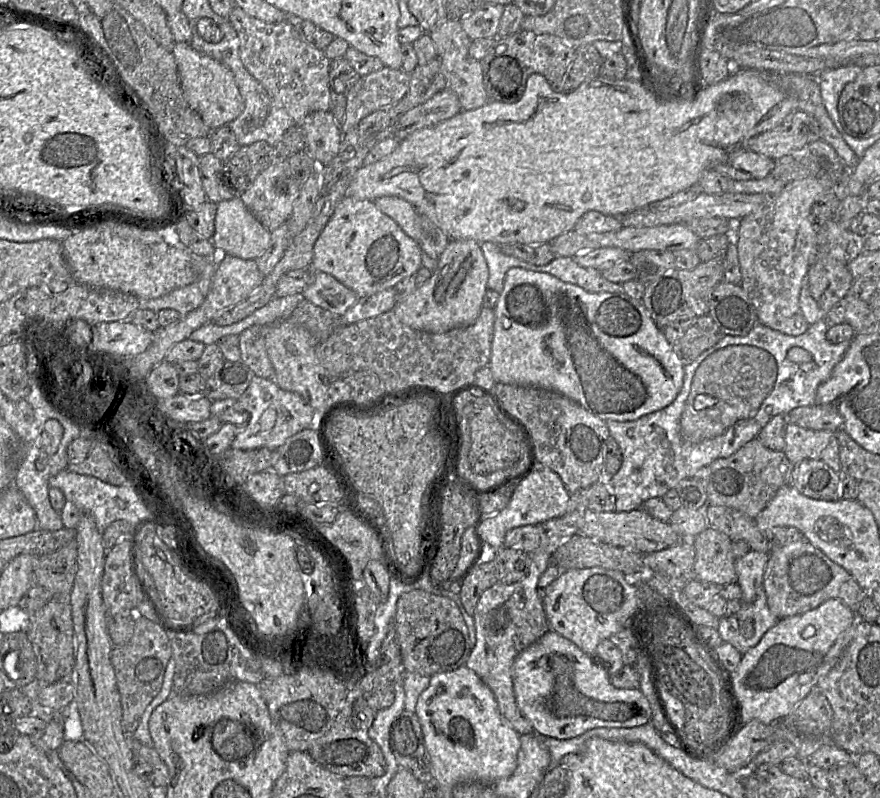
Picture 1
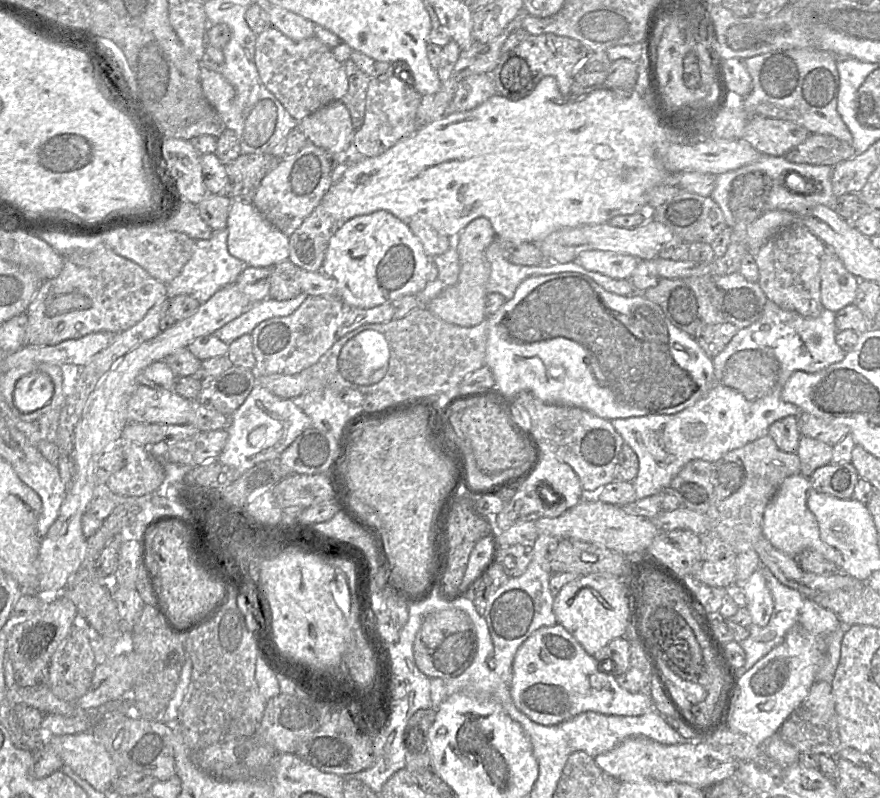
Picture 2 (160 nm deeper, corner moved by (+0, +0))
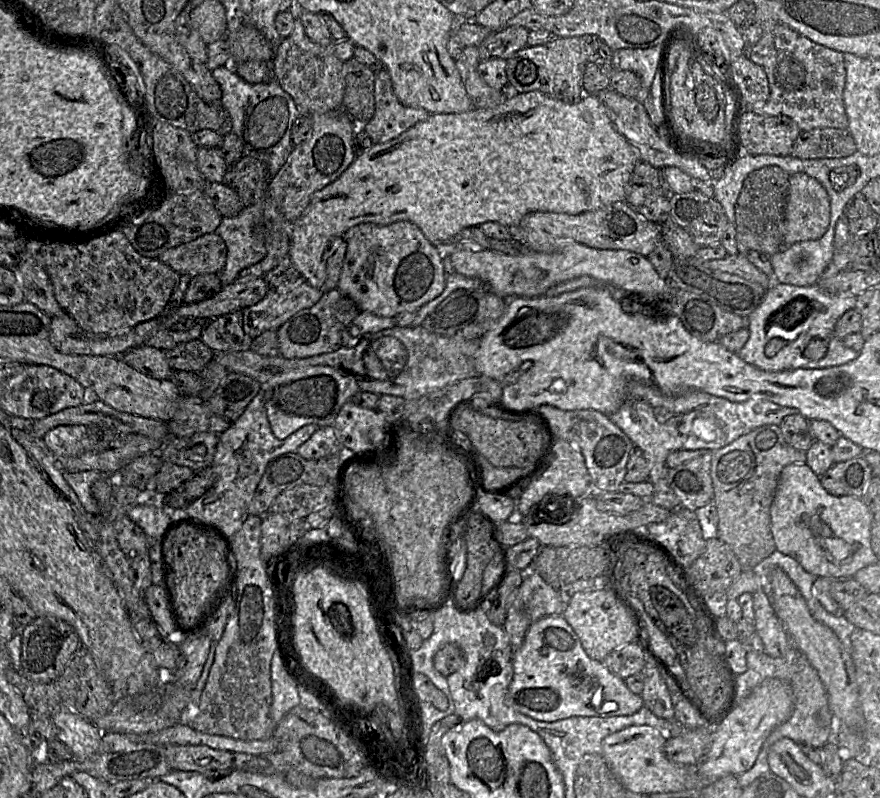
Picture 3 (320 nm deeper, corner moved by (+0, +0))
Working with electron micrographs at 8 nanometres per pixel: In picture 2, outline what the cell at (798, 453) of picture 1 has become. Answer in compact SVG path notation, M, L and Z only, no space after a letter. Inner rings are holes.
M801 436L797 449L800 460L799 473L810 477L819 467L831 463L833 446L807 436Z

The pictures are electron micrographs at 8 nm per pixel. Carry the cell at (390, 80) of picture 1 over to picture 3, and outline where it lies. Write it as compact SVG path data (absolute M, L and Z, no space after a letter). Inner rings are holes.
M383 69L375 74L374 98L375 112L372 119L361 127L374 143L384 144L428 119L429 112L422 108L403 105L396 97L390 74Z

